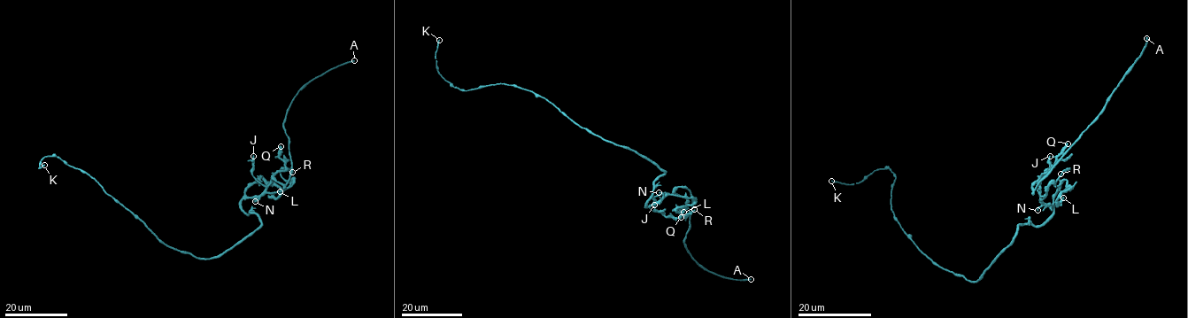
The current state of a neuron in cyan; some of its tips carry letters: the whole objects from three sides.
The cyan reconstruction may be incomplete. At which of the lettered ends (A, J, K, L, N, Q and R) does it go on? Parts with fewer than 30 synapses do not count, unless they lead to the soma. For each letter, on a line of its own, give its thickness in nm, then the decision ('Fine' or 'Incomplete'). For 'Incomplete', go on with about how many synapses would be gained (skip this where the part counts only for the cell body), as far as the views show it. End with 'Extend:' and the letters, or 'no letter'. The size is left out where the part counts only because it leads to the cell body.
A: Thickness 240 nm. Incomplete. Roughly 170 synapses
J: Thickness 240 nm. Fine
K: Thickness 170 nm. Fine
L: Thickness 190 nm. Fine
N: Thickness 220 nm. Fine
Q: Thickness 280 nm. Fine
R: Thickness 160 nm. Fine
Extend: A

